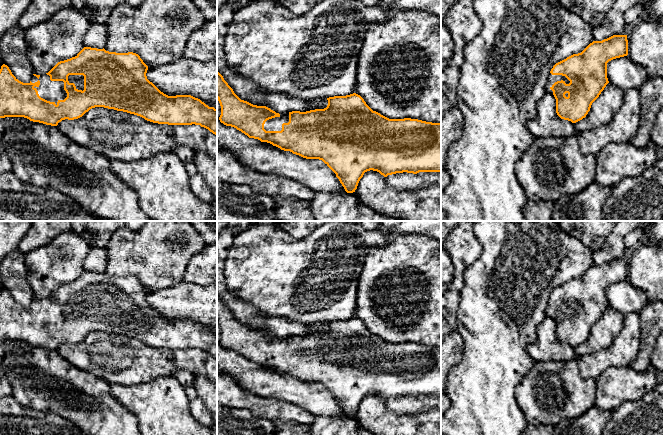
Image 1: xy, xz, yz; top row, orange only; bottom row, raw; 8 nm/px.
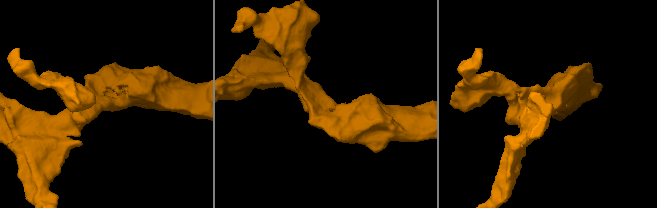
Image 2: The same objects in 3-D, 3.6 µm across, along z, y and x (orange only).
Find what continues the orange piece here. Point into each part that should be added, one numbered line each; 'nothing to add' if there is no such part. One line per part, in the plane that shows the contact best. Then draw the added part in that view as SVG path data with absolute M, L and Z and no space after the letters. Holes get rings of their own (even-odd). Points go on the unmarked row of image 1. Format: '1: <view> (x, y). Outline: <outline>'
1: xy (52, 315). Outline: M44 298L40 299L39 302L33 299L31 306L35 307L38 304L40 305L40 309L38 311L35 310L34 312L37 313L41 322L54 326L57 329L59 324L64 324L67 321L63 305L51 305L50 300Z

